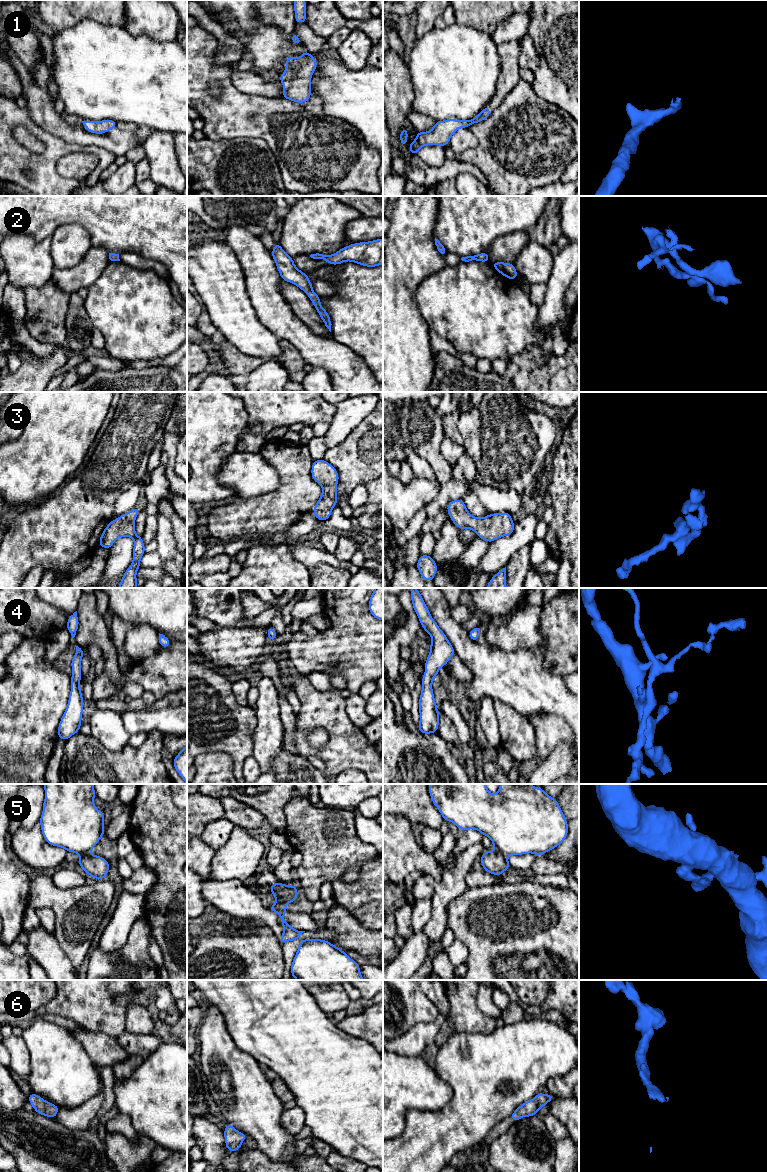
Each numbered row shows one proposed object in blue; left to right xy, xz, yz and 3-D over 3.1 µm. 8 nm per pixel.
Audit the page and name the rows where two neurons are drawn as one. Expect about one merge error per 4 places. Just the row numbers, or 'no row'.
5

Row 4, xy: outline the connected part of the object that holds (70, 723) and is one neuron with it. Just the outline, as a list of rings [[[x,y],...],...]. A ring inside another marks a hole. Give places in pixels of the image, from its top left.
[[[76,646],[76,653],[71,660],[72,676],[71,676],[71,692],[67,708],[60,720],[58,726],[58,739],[66,741],[72,735],[79,732],[83,714],[84,701],[82,692],[80,691],[81,660],[84,650]]]

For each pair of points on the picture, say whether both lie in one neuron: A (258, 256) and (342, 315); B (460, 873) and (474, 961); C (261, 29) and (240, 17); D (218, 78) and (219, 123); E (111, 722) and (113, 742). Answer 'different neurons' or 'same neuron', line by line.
A: different neurons
B: different neurons
C: same neuron
D: same neuron
E: same neuron

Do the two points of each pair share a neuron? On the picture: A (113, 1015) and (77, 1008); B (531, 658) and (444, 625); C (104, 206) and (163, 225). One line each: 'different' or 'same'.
A: same
B: same
C: same

